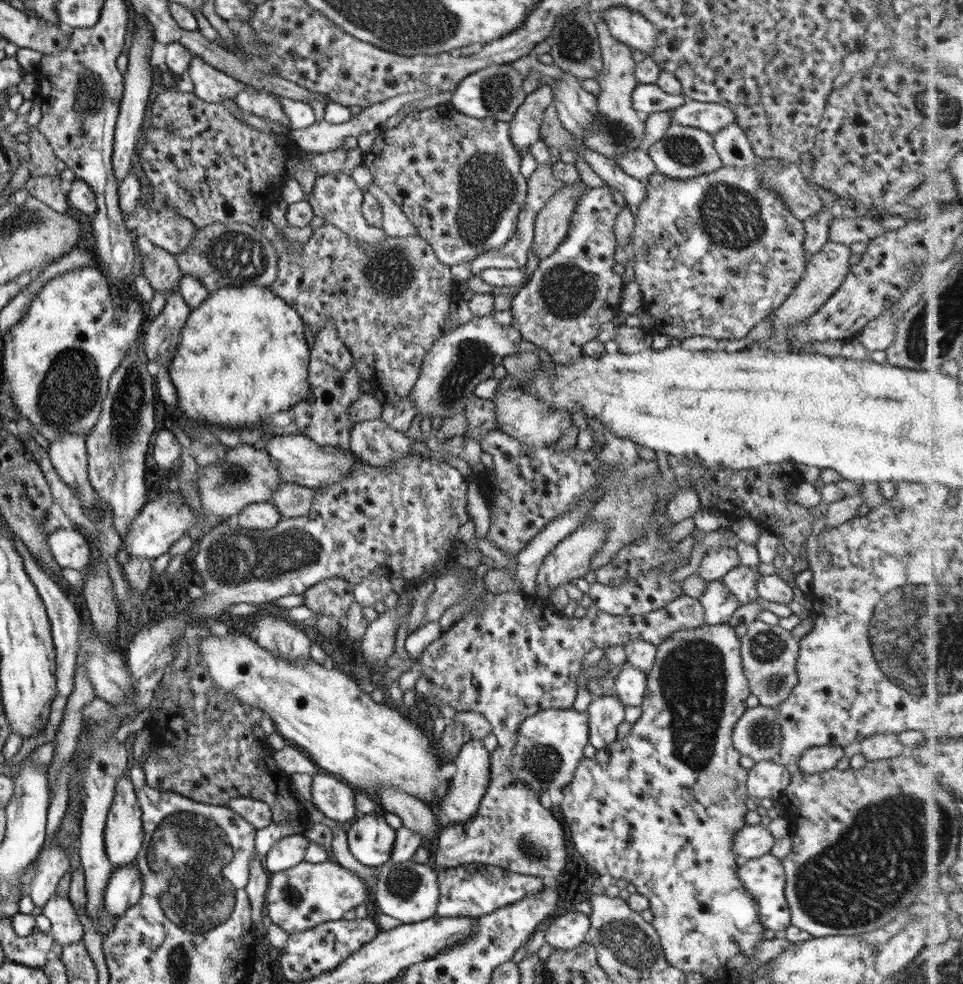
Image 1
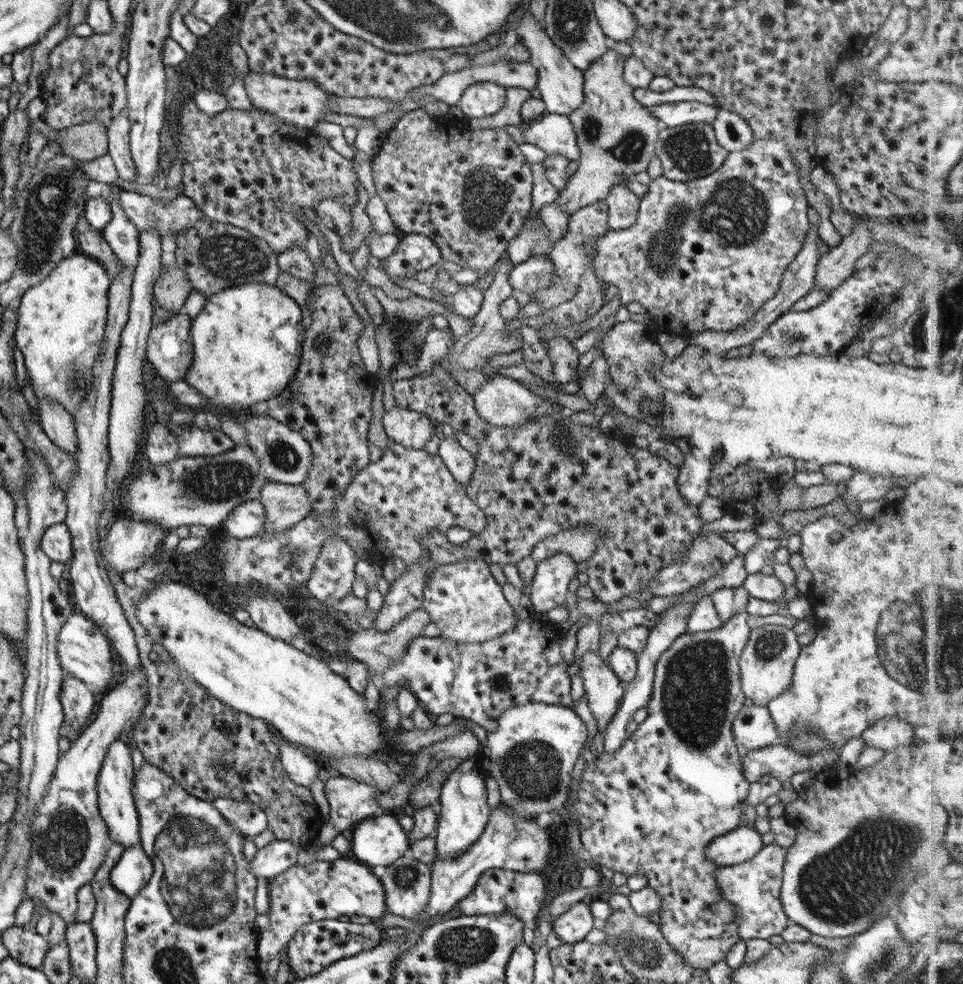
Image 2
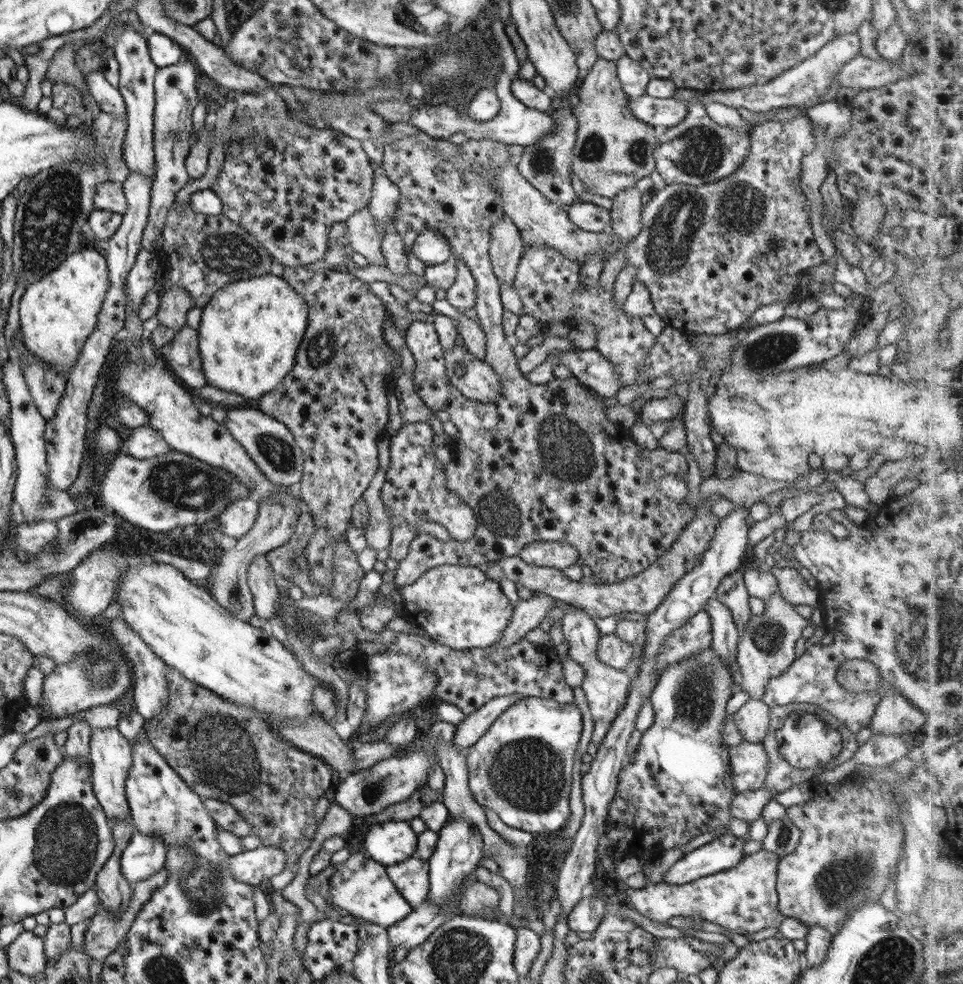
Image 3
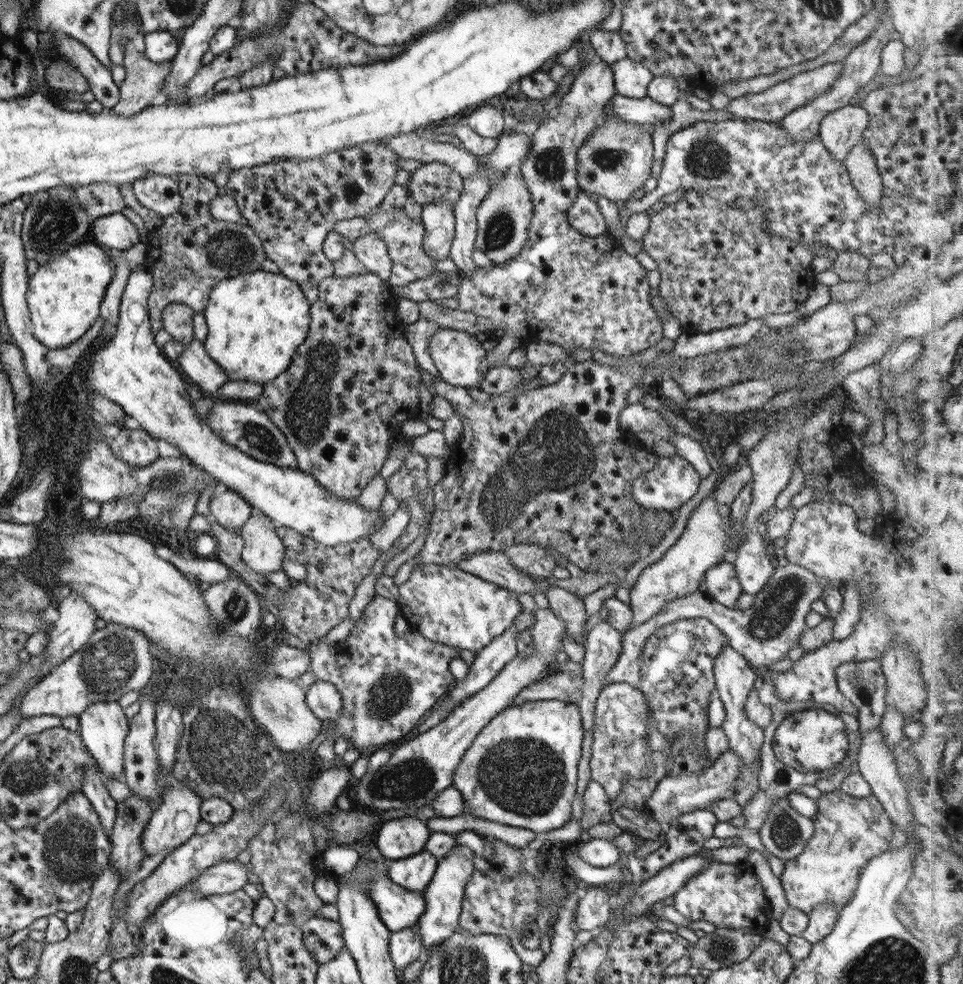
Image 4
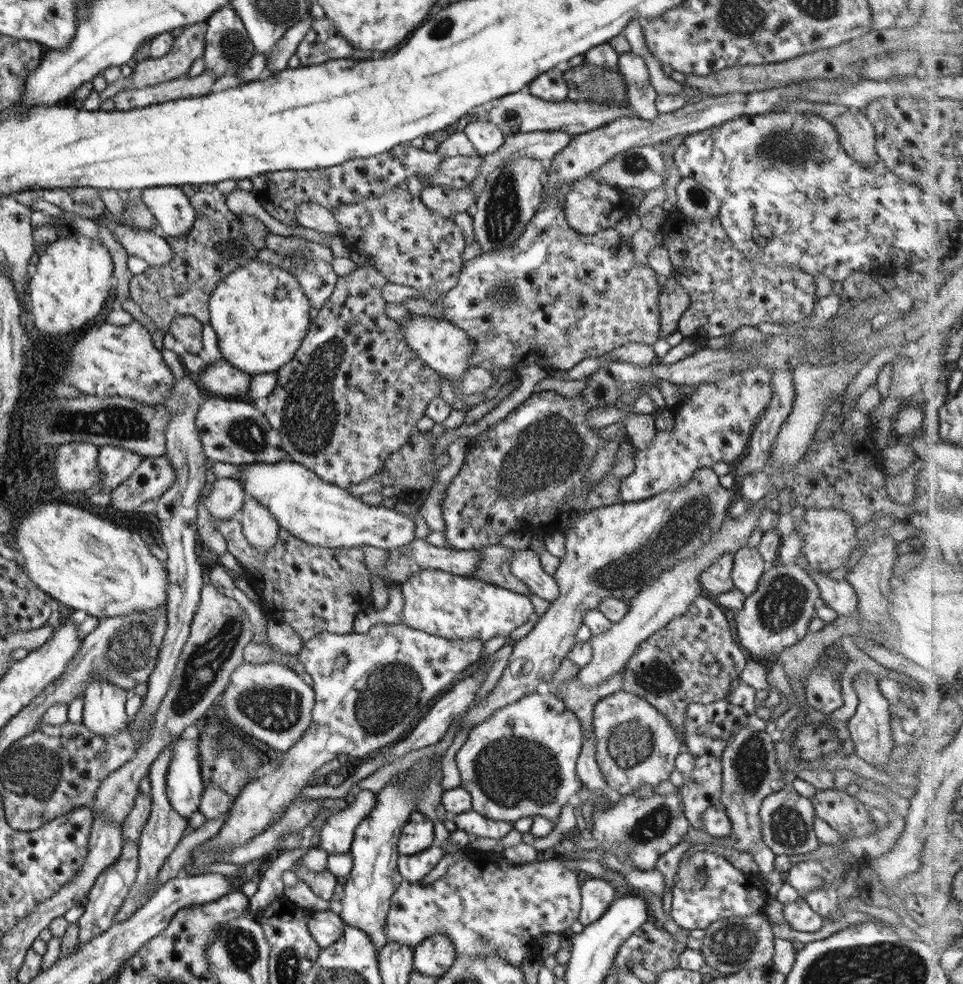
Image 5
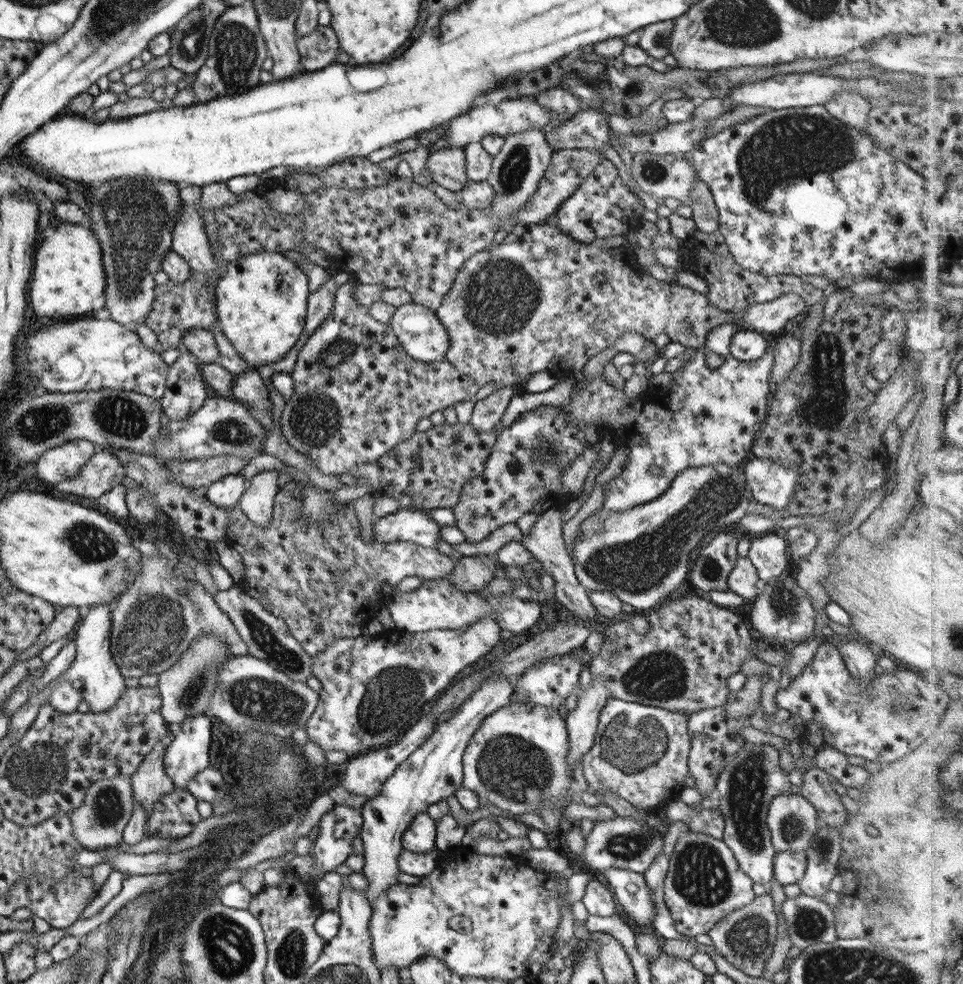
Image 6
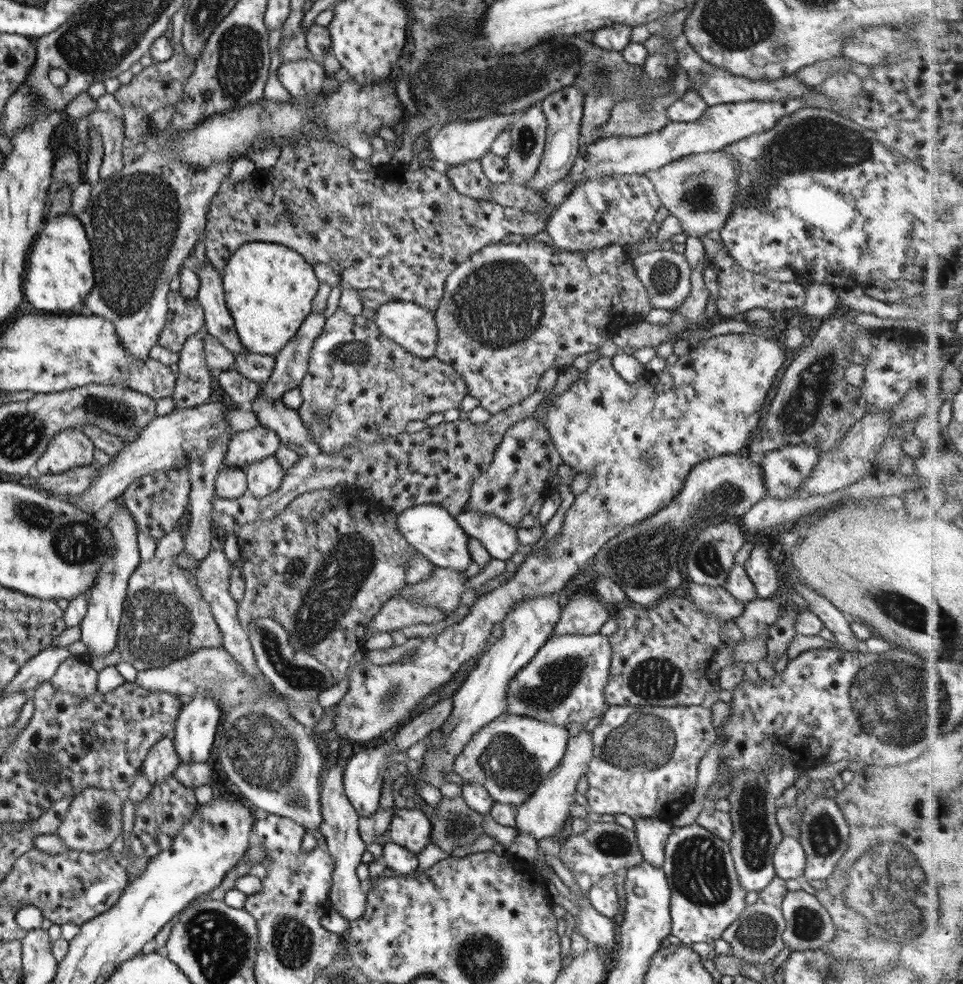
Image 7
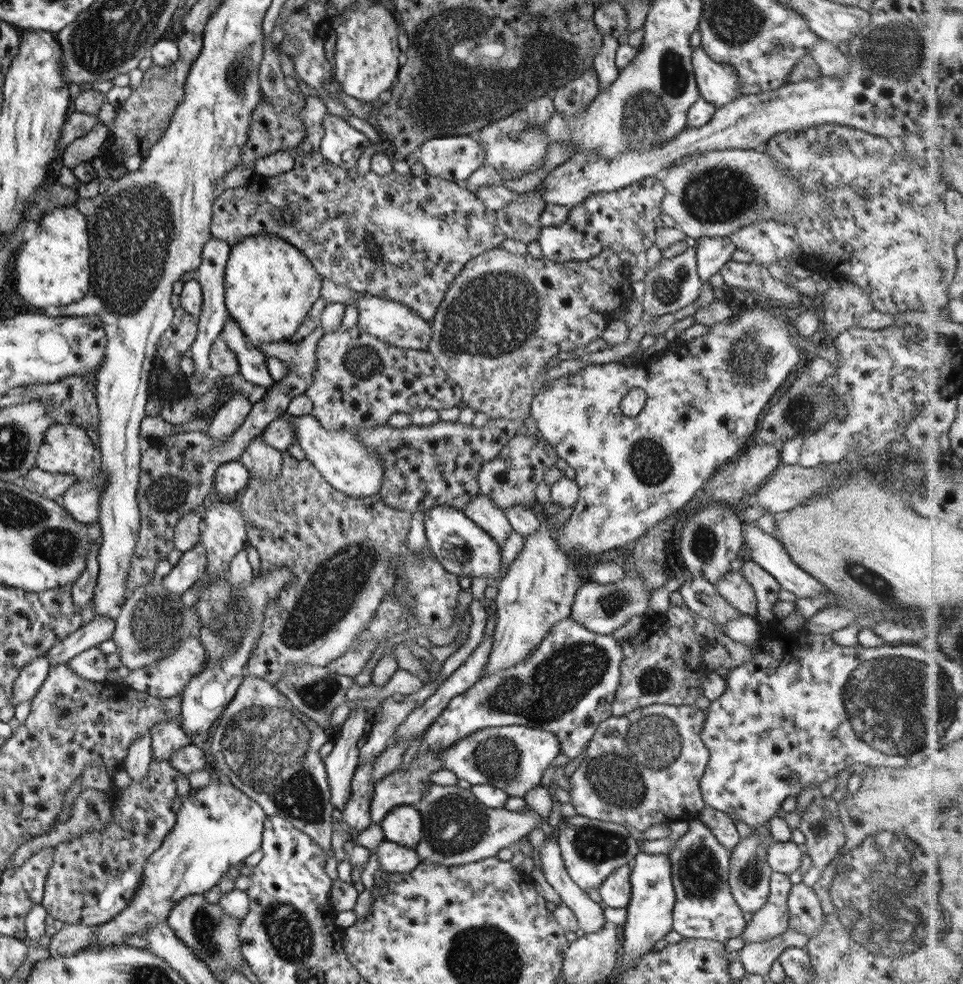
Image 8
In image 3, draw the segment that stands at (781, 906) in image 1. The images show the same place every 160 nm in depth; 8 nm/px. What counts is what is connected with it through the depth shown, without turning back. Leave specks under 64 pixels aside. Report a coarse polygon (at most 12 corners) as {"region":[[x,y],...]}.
{"region":[[762,848],[682,885],[624,887],[655,922],[778,928],[778,856]]}

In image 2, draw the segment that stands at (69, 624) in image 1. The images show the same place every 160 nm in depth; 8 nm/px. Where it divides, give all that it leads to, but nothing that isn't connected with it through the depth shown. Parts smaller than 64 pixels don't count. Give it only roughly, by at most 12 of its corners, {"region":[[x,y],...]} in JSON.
{"region":[[65,671],[59,689],[72,743],[87,724],[95,698],[88,685]]}

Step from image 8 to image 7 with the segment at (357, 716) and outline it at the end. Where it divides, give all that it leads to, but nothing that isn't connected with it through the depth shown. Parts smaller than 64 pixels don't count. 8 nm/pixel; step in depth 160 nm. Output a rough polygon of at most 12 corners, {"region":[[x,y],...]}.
{"region":[[343,754],[323,774],[319,834],[333,859],[328,906],[365,910],[355,876],[365,845],[342,787]]}

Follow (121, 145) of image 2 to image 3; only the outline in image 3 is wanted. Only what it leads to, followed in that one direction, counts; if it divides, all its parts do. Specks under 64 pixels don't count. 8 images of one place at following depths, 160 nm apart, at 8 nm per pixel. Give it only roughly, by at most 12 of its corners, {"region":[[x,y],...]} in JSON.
{"region":[[94,70],[86,78],[88,94],[102,114],[126,115],[121,93]]}

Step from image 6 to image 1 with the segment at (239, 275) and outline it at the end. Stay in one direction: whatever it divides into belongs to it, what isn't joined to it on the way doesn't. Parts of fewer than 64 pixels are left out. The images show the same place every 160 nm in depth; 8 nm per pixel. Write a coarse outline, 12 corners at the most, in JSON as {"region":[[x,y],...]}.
{"region":[[266,287],[187,315],[183,416],[262,427],[309,392],[303,323]]}

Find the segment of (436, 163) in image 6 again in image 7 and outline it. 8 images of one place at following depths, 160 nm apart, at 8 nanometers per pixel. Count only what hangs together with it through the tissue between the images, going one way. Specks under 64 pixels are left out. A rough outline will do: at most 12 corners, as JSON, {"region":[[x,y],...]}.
{"region":[[480,161],[447,167],[444,175],[459,194],[488,200],[491,182]]}

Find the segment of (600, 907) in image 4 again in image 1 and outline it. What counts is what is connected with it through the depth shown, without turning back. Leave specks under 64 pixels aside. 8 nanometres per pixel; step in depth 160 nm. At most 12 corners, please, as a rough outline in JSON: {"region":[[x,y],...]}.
{"region":[[570,910],[551,920],[545,943],[571,950],[585,942],[588,916]]}

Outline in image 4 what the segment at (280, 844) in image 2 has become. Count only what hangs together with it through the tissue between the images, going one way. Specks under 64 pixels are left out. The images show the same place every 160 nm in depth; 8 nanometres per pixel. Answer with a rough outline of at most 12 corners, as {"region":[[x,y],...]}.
{"region":[[249,863],[206,868],[185,887],[203,895],[236,894],[250,882]]}

